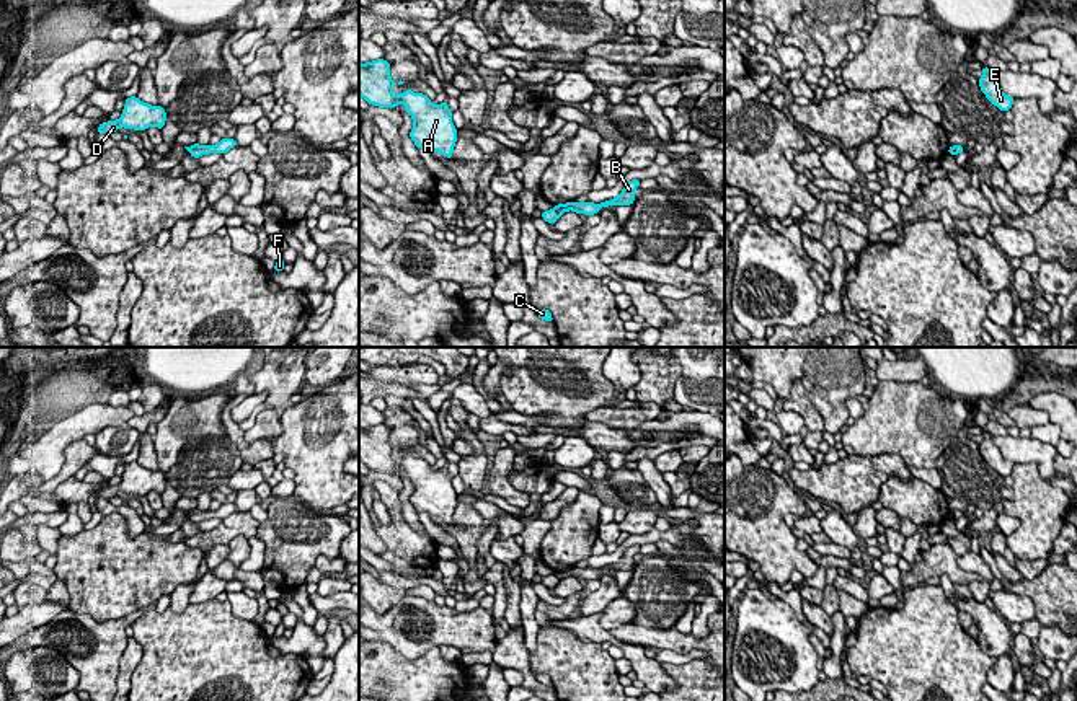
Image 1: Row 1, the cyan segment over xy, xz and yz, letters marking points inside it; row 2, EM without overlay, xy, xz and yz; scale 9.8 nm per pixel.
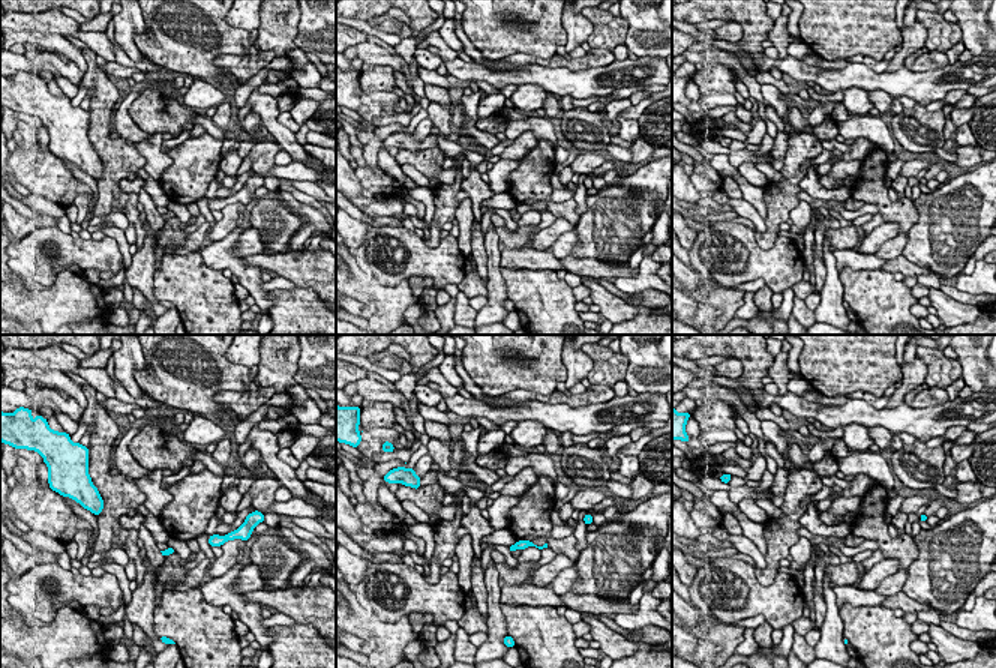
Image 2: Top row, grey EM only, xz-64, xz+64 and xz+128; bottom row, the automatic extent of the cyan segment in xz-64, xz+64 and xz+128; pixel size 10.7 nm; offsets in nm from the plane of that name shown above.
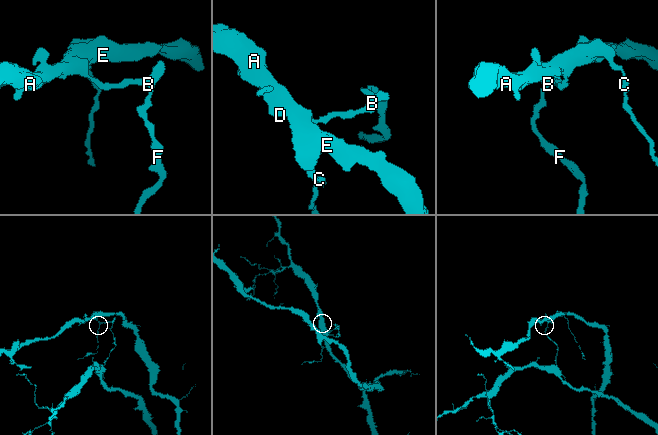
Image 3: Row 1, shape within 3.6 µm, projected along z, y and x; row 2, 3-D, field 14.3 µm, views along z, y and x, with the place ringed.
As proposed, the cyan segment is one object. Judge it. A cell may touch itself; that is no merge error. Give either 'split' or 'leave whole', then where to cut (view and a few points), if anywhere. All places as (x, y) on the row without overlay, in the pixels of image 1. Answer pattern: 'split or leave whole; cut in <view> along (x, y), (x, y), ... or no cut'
split; cut in xz along (554, 574), (560, 579)

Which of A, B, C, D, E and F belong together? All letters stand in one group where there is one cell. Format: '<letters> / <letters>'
A C D E / B F

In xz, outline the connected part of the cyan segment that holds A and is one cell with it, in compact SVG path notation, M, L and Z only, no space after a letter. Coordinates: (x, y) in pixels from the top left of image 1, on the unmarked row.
M385 424L359 427L359 461L379 473L395 473L401 468L414 487L410 502L416 514L426 512L452 523L459 502L447 466L434 470L424 458L411 455L395 461L392 453L397 448L390 443L390 430Z

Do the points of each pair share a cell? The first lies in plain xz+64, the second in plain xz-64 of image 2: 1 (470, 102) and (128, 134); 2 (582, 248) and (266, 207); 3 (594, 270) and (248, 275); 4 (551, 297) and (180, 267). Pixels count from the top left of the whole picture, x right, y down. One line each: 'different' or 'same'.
1: same
2: same
3: different
4: same

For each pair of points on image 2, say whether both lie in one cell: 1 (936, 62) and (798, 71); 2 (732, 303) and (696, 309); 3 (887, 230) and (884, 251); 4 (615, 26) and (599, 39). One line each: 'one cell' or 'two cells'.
1: two cells
2: two cells
3: two cells
4: one cell

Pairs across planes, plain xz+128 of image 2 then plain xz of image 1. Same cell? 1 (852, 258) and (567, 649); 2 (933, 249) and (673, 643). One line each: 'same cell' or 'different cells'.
1: different cells
2: different cells

